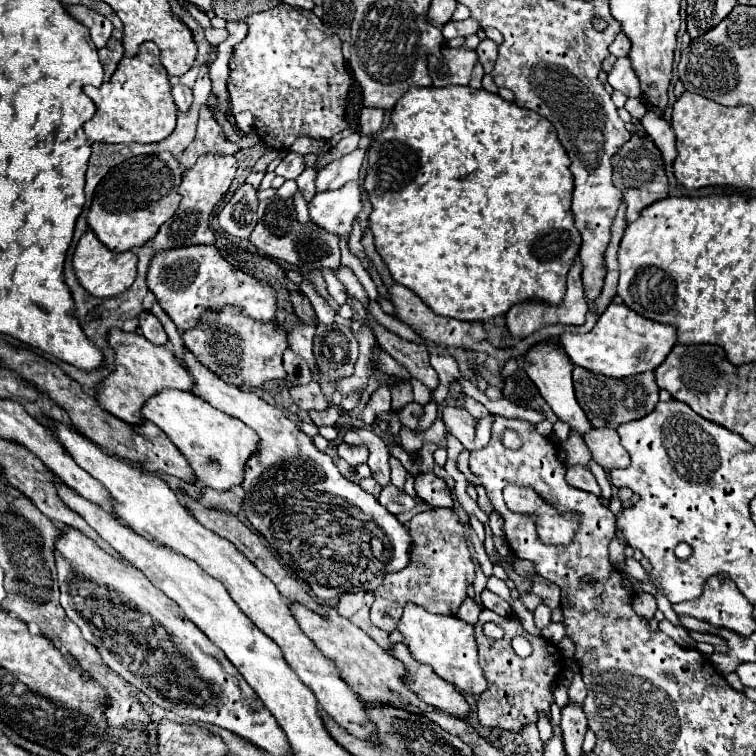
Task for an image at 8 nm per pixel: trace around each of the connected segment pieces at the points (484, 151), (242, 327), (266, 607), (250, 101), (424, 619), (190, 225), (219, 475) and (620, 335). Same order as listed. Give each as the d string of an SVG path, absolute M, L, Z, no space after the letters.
M448 85L448 87L410 87L404 97L398 99L392 111L390 123L384 131L372 135L368 149L368 167L364 179L364 191L372 203L368 227L374 235L374 245L384 263L388 265L396 283L412 289L434 313L454 317L460 321L486 321L504 315L514 303L526 299L538 299L548 303L560 303L566 293L566 275L574 257L582 245L580 231L574 227L572 203L572 173L568 169L570 159L558 141L558 135L548 119L532 109L522 109L516 103L504 101L500 95L484 89Z
M222 307L220 311L206 311L200 323L182 335L184 345L194 357L222 381L240 389L256 389L270 379L286 379L282 367L282 353L288 347L288 333L276 319L268 323L252 321L240 307Z
M56 423L54 427L56 427L54 433L58 441L68 449L72 459L110 491L110 495L114 497L114 511L128 527L132 527L132 531L136 531L138 535L144 535L148 541L154 541L180 555L186 555L188 559L198 563L210 577L218 579L226 587L234 603L242 609L242 613L262 633L272 637L272 641L282 649L282 655L288 661L288 665L294 669L300 681L306 683L306 687L312 689L312 693L316 695L320 709L332 721L344 727L350 735L370 741L374 745L380 743L376 725L372 723L372 719L368 719L366 705L362 703L362 699L344 683L340 669L330 659L326 659L322 651L316 649L316 645L304 635L296 617L290 611L290 603L278 593L276 585L266 575L260 575L260 571L244 555L240 555L240 551L232 543L204 529L188 511L184 511L174 491L170 491L168 485L158 475L140 471L140 467L130 467L118 461L116 457L106 455L90 439L86 439L84 435L78 435L76 431L68 429L62 423Z
M280 3L278 7L262 13L248 15L246 25L248 35L242 43L234 45L234 53L230 57L228 93L232 113L238 115L242 111L250 111L258 137L266 147L276 151L290 149L300 133L328 141L332 135L344 131L348 127L344 113L352 79L344 67L344 57L340 51L342 41L338 35L326 35L322 21L312 11L296 9L286 3Z
M408 603L400 617L398 631L404 635L404 643L408 645L416 661L430 665L438 677L456 685L456 689L460 689L462 693L480 695L488 687L484 673L478 665L474 625L460 623L460 619L448 617L448 615L434 615L434 613L428 613L420 605Z
M208 153L202 155L190 169L182 173L182 183L180 183L180 207L178 211L158 229L158 233L152 239L154 251L162 249L176 249L184 245L212 245L214 243L214 233L210 229L210 215L216 203L226 195L234 173L236 173L236 157L234 155L220 155L220 153Z
M176 389L162 391L148 399L148 403L142 409L142 415L148 421L156 423L170 437L170 441L188 459L198 481L210 489L224 491L234 485L242 485L246 461L254 455L254 451L260 451L258 435L250 427L214 409L210 403L206 403L194 393Z
M612 303L600 315L598 323L590 333L562 333L560 345L564 347L566 355L574 361L574 365L590 369L594 373L602 373L606 377L622 379L656 369L676 345L676 329L672 325L660 325L656 321L640 317L624 303Z

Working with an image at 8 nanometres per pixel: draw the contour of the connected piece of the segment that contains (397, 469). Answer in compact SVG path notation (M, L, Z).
M390 455L390 469L392 469L392 483L398 487L398 489L402 489L404 487L404 479L406 479L406 469L402 467L402 463L396 459L396 457L392 457Z

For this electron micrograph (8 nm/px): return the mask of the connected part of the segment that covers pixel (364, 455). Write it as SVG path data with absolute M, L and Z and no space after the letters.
M340 443L338 445L338 455L348 461L352 467L366 463L368 461L368 447L360 447L360 445L348 445L348 443Z

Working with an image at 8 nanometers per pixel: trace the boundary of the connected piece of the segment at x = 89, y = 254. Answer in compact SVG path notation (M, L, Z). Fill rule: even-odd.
M90 229L82 235L72 255L72 265L80 285L90 295L96 295L96 297L114 297L114 295L120 295L124 289L128 289L136 279L136 263L138 263L138 257L134 251L124 251L124 253L110 251L96 239L96 235Z

